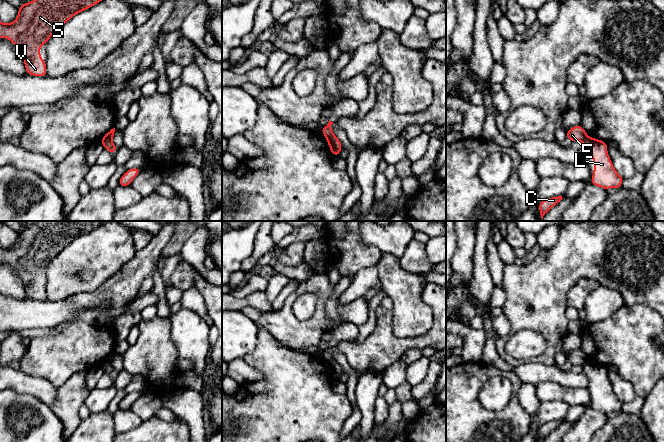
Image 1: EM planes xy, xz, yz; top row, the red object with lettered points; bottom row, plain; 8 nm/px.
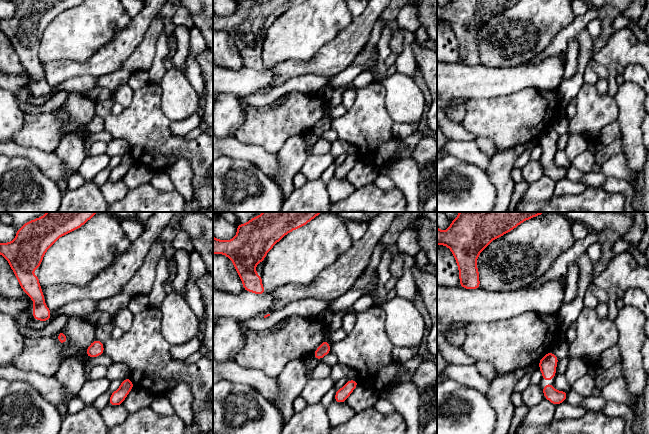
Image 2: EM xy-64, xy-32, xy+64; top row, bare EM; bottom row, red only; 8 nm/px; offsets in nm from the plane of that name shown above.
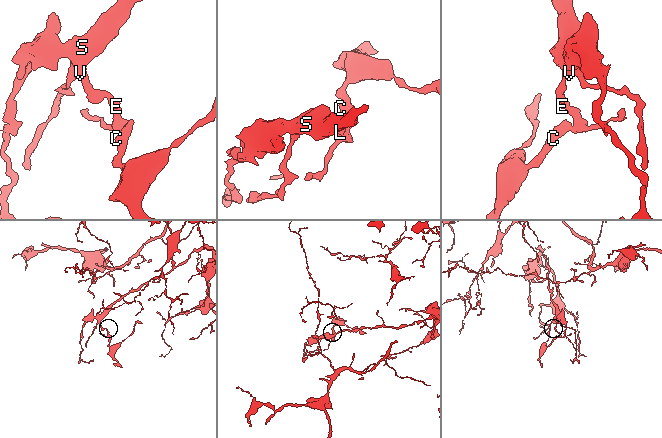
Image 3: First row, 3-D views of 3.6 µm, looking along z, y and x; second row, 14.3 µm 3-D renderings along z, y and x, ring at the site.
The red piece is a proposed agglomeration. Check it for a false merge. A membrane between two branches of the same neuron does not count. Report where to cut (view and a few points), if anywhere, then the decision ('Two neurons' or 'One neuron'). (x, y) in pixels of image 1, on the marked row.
Split along xy (111, 138), (102, 143). Two neurons

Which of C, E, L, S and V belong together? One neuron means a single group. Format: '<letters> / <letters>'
C L / E S V

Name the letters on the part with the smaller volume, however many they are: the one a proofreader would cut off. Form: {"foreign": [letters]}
{"foreign": ["C", "L"]}

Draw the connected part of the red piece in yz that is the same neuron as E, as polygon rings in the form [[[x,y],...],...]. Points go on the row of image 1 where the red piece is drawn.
[[[577,125],[568,130],[566,138],[571,142],[580,141],[584,143],[587,138],[587,133],[581,125]]]

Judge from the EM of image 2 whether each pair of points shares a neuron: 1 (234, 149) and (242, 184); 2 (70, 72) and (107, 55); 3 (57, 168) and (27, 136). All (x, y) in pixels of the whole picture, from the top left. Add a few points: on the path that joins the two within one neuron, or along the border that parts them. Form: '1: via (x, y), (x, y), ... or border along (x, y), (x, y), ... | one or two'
1: border along (223, 155), (250, 160), (258, 168) | two
2: via (79, 69), (98, 64) | one
3: border along (18, 144), (24, 147), (36, 147), (52, 152) | two

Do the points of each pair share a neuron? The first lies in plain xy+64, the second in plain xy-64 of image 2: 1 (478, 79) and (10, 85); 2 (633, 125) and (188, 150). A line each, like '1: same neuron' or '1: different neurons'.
1: same neuron
2: different neurons

